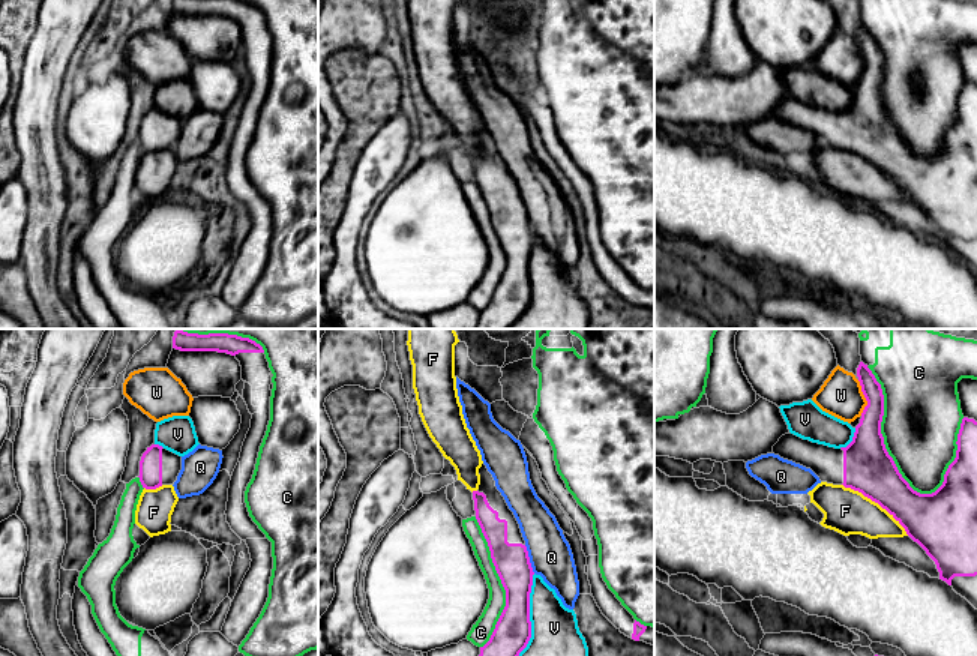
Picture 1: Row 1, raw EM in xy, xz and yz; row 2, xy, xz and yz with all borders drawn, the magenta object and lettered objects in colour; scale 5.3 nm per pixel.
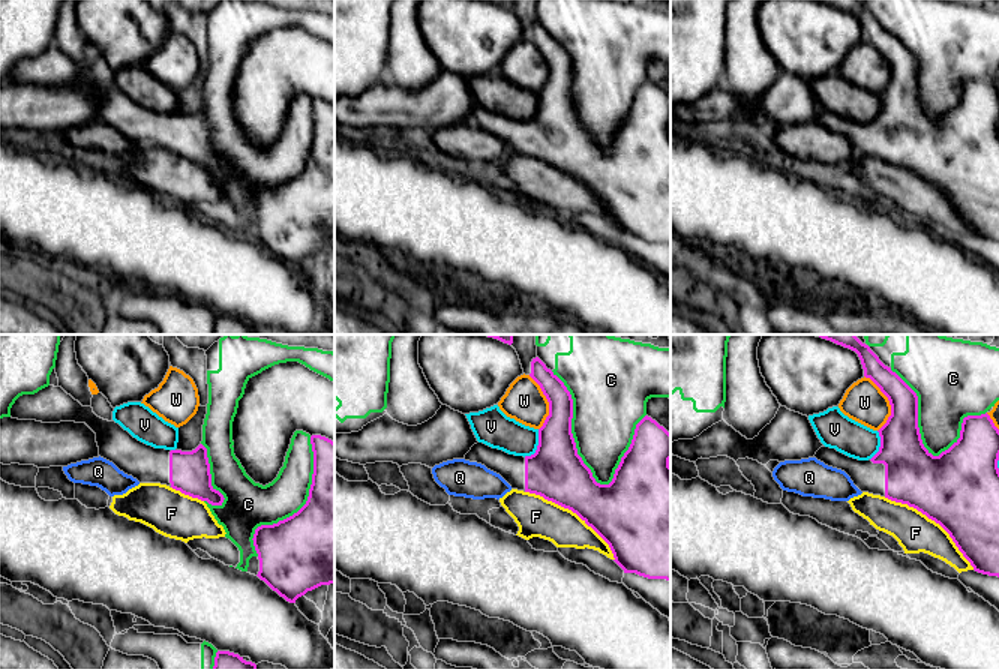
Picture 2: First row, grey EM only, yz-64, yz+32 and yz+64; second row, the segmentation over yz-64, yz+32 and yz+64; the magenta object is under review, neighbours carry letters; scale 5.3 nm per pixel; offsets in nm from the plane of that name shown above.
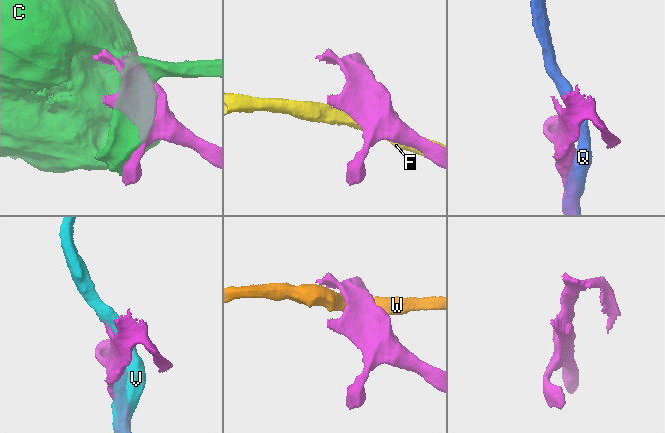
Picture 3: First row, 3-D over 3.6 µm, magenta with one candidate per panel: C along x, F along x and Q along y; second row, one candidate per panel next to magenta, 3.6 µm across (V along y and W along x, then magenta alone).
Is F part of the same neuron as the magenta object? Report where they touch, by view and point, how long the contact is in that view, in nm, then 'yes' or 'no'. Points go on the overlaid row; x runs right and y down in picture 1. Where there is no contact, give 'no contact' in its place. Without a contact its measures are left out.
contact yz (877, 502); length 460 nm; no

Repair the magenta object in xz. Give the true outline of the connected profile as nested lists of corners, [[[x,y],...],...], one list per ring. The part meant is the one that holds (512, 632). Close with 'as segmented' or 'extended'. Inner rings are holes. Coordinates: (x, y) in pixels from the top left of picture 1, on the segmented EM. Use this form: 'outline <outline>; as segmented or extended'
outline [[[485,464],[479,474],[479,489],[473,491],[476,519],[506,590],[506,606],[479,656],[519,656],[531,638],[530,593],[534,572],[519,524]]]; extended

